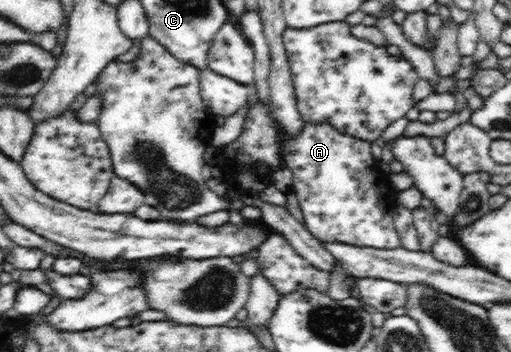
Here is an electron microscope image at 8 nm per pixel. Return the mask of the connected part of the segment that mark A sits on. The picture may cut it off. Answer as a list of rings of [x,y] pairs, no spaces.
[[[305,121],[303,130],[297,136],[284,138],[284,133],[281,136],[282,164],[292,172],[292,191],[299,199],[304,225],[315,238],[322,243],[342,242],[375,249],[393,250],[402,247],[393,222],[397,190],[388,181],[389,169],[382,166],[382,162],[377,161],[371,152],[371,142],[341,134],[328,122],[311,124]]]

